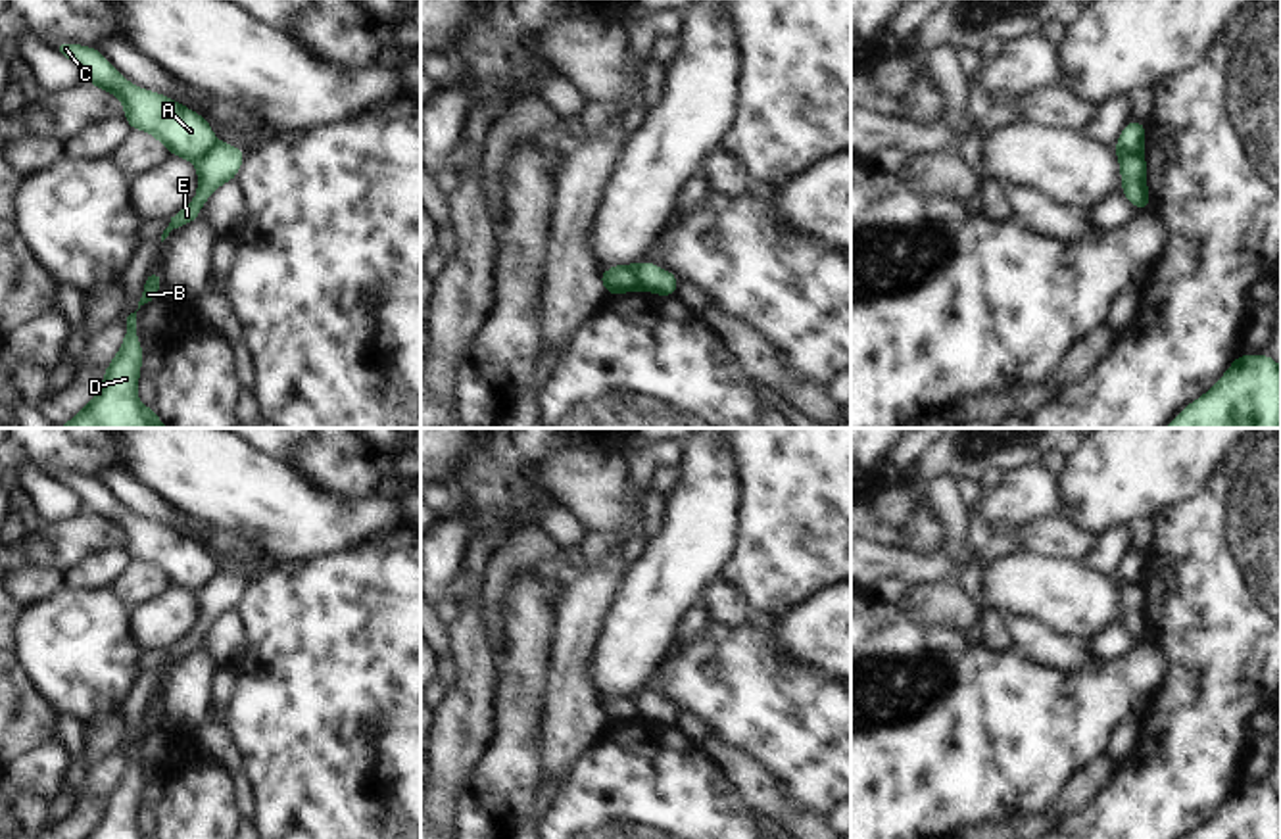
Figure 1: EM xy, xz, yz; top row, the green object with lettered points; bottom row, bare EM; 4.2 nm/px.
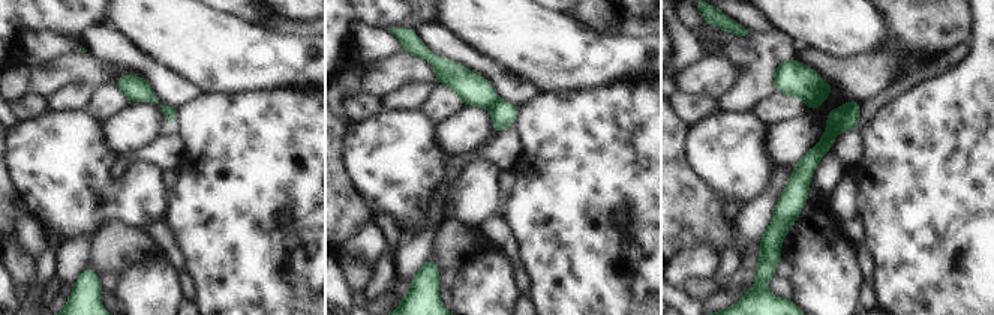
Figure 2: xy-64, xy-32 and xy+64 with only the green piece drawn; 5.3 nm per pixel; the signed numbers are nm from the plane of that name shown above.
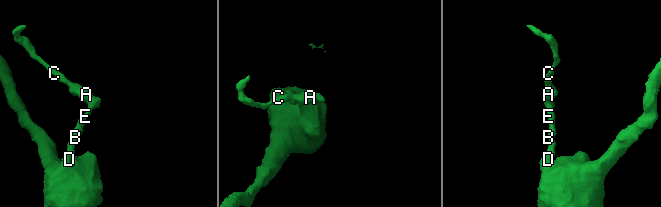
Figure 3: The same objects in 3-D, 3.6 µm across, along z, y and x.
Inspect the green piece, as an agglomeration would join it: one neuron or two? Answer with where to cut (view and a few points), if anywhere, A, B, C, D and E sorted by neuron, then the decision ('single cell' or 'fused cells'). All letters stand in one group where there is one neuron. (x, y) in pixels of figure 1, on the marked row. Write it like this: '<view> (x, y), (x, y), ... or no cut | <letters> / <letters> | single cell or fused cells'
xz (638, 263), (636, 288) | A C / B D E | fused cells

